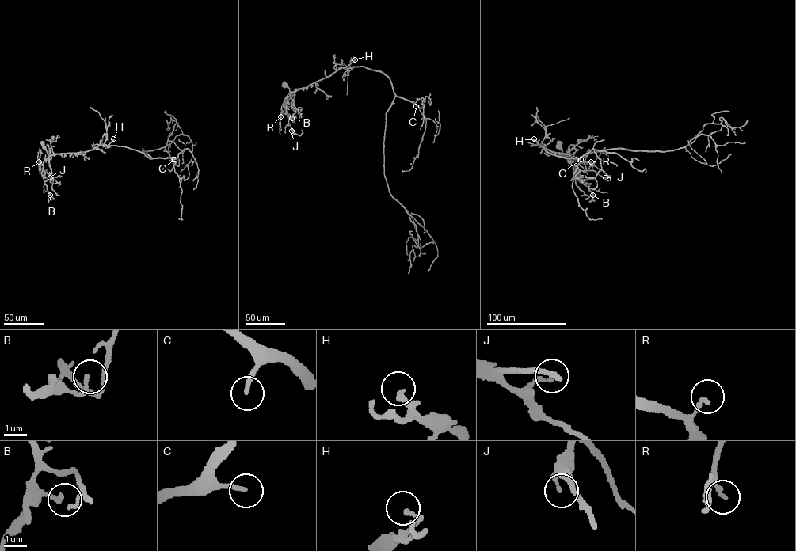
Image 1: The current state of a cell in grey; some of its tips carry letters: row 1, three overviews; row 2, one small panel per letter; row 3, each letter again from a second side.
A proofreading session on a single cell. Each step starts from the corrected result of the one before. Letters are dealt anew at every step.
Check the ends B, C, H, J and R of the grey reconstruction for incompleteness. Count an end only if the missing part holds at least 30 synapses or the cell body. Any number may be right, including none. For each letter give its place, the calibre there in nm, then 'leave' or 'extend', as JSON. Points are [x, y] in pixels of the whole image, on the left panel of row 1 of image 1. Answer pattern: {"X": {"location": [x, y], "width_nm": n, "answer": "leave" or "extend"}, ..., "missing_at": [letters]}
{"B": {"location": [50, 195], "width_nm": 200, "answer": "leave"}, "C": {"location": [174, 159], "width_nm": 180, "answer": "extend"}, "H": {"location": [113, 138], "width_nm": 240, "answer": "leave"}, "J": {"location": [50, 177], "width_nm": 170, "answer": "leave"}, "R": {"location": [39, 161], "width_nm": 170, "answer": "leave"}, "missing_at": ["C"]}

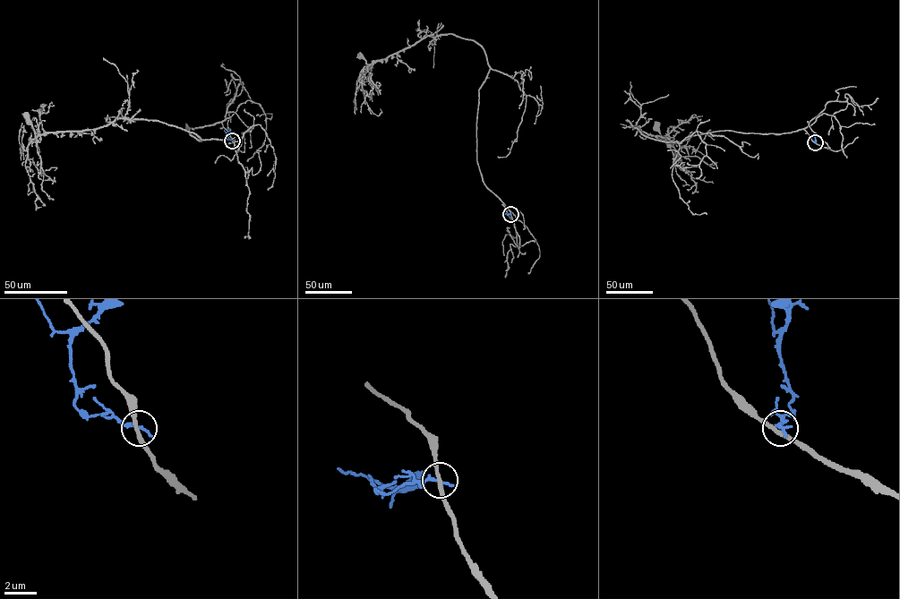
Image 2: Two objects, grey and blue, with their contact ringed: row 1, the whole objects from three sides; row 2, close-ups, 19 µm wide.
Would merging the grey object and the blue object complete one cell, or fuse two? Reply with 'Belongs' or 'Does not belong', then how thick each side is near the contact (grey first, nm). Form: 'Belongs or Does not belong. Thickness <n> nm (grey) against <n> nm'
Does not belong. Thickness 240 nm (grey) against 300 nm

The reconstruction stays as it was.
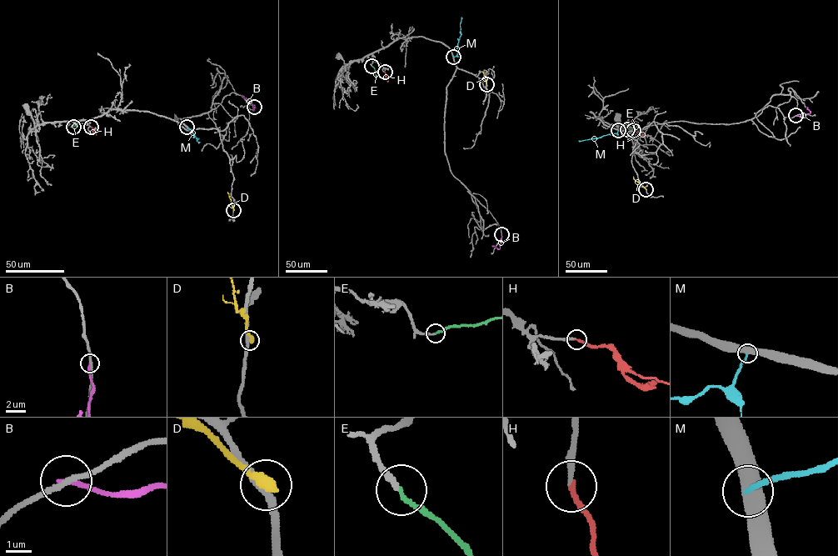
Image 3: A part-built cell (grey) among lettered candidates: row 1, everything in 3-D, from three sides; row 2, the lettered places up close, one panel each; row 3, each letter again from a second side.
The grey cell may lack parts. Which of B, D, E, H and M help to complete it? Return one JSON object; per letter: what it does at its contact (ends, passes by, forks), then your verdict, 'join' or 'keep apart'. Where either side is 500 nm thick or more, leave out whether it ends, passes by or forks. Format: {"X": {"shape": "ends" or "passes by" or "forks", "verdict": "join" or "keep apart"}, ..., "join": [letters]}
{"B": {"shape": "ends", "verdict": "keep apart"}, "D": {"shape": "ends", "verdict": "keep apart"}, "E": {"shape": "ends", "verdict": "join"}, "H": {"shape": "ends", "verdict": "join"}, "M": {"verdict": "keep apart"}, "join": ["E", "H"]}

